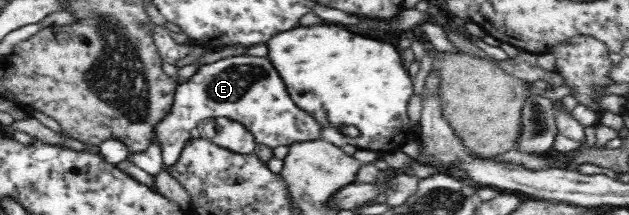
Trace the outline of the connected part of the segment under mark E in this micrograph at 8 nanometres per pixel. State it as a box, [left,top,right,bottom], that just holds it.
[152,53,320,163]

